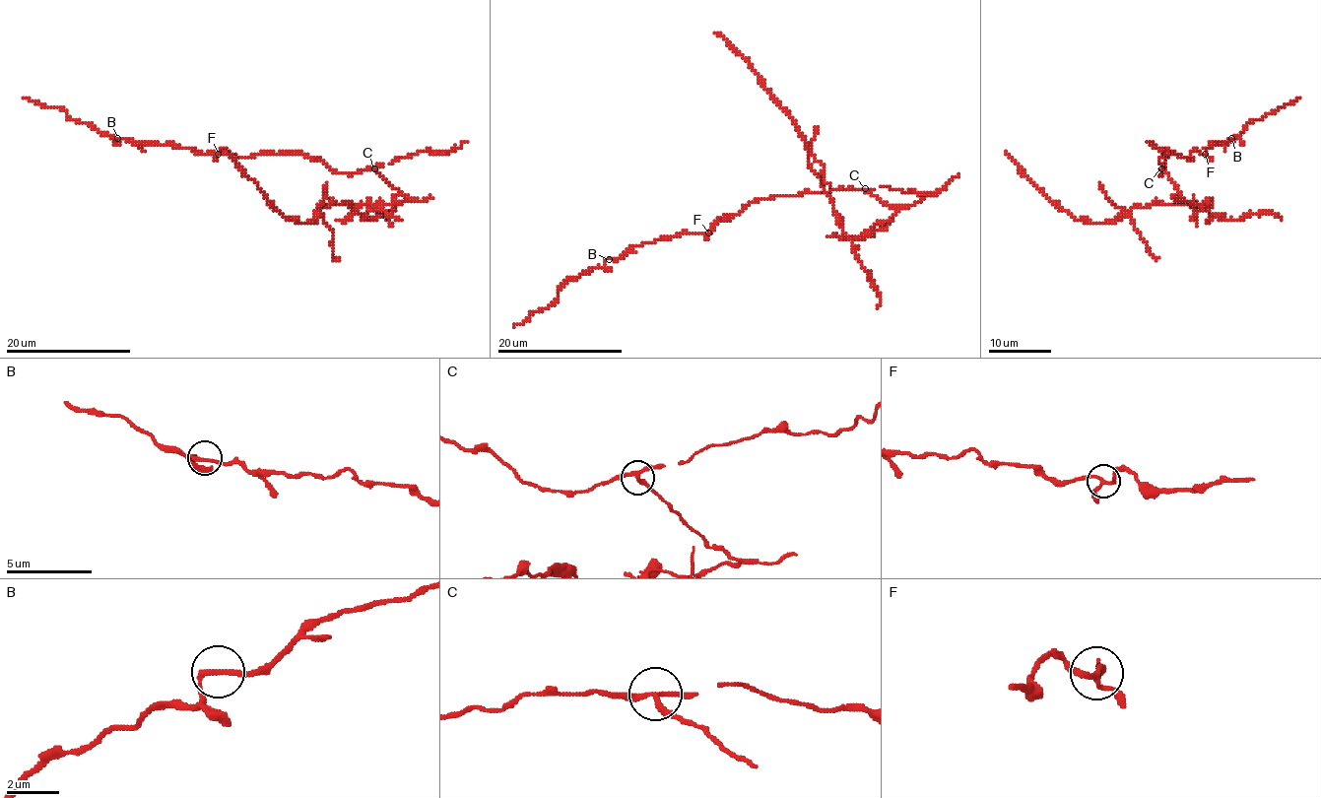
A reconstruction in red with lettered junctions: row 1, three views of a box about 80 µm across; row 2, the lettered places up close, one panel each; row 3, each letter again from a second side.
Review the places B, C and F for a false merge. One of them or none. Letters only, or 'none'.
C

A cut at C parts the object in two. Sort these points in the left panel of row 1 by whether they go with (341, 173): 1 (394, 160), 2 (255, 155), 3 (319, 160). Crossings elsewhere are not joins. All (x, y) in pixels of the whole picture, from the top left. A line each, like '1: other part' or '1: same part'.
1: same part
2: same part
3: same part

